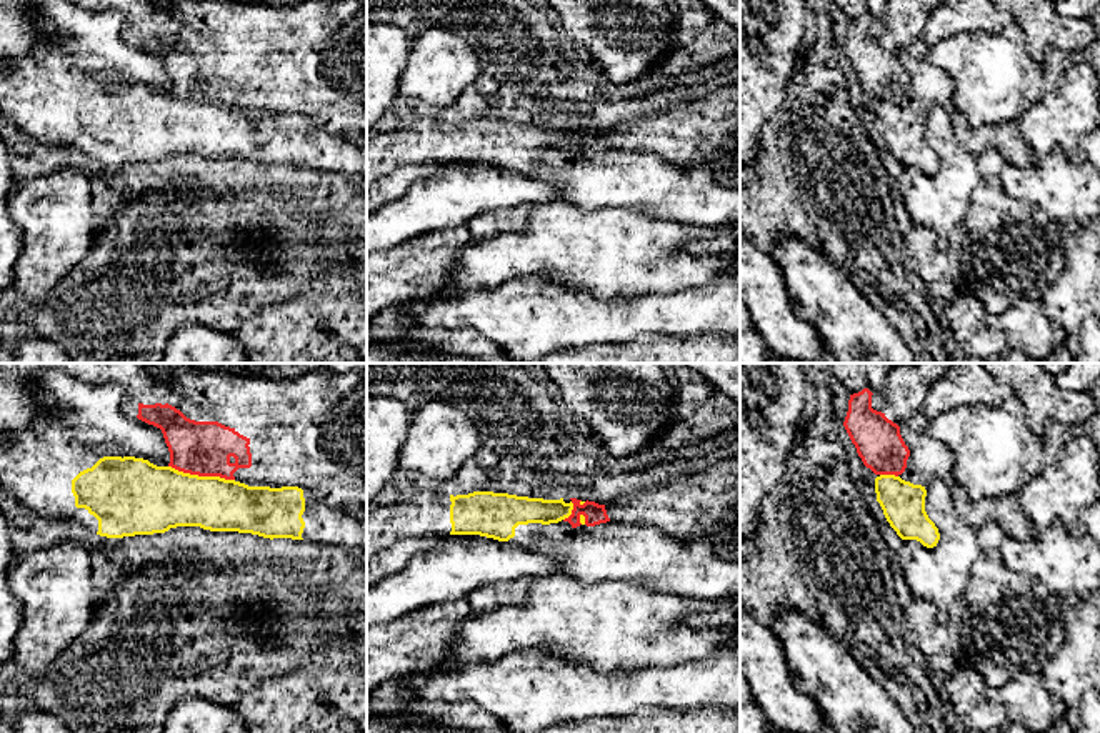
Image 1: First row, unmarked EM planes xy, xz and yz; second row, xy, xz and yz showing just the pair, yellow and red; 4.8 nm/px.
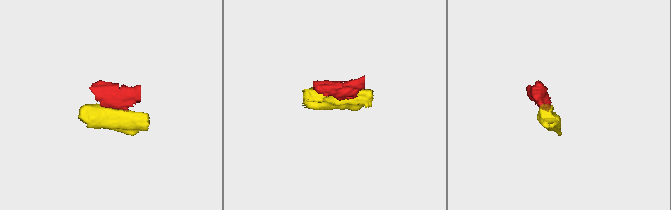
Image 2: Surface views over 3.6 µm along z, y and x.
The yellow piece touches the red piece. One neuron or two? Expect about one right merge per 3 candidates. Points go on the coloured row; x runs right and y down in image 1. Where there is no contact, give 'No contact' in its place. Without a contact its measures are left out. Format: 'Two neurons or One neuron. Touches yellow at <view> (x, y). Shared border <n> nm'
Two neurons. Touches yellow at xy (202, 477). Shared border 320 nm

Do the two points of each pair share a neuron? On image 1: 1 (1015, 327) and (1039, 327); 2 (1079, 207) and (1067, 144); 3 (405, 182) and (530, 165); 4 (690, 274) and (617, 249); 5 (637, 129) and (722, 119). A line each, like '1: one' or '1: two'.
1: one
2: two
3: two
4: one
5: one

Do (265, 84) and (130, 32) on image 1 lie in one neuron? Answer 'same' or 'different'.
same

